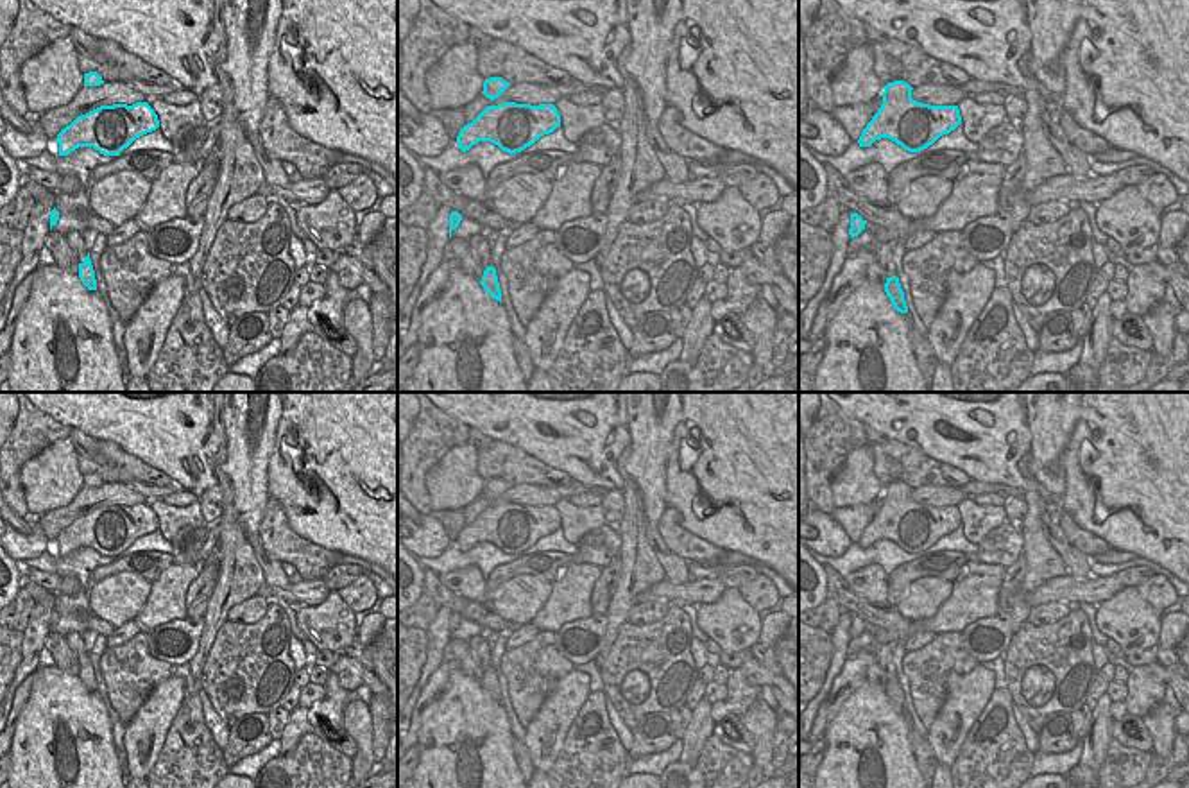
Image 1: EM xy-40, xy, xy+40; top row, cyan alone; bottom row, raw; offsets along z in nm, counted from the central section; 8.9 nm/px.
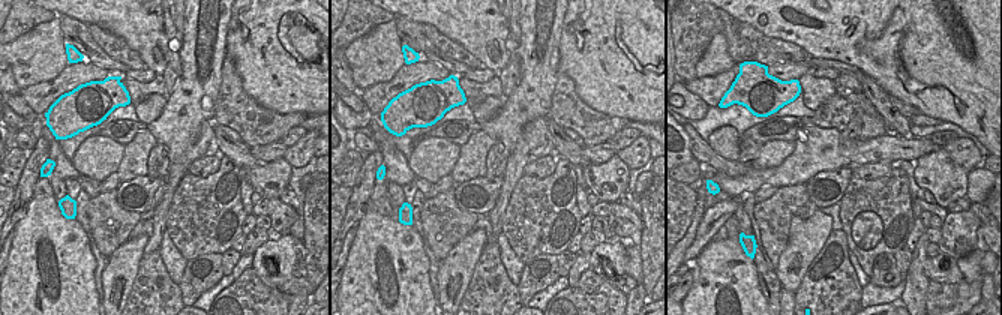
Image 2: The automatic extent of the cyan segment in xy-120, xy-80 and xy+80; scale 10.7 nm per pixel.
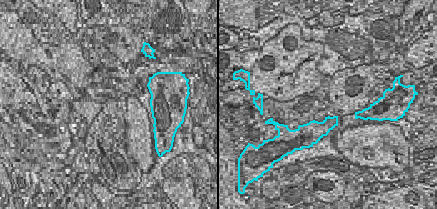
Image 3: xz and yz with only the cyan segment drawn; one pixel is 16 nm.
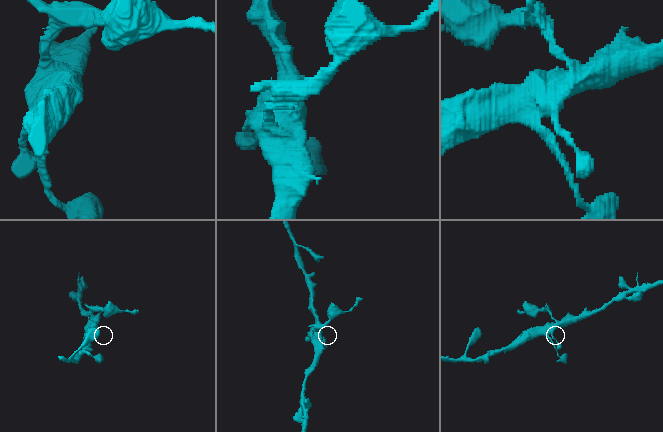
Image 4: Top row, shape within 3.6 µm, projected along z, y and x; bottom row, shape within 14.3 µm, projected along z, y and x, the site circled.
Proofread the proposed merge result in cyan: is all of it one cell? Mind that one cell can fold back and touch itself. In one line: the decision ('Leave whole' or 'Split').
Split.

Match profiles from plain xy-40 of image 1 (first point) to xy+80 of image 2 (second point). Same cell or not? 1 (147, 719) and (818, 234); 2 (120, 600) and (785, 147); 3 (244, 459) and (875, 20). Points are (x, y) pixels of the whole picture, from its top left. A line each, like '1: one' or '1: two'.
1: one
2: one
3: one

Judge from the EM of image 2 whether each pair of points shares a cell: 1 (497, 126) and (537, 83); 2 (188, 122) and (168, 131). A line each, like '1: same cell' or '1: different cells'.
1: same cell
2: same cell

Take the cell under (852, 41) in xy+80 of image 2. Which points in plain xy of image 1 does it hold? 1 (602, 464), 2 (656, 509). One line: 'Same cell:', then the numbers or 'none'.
Same cell: 1

